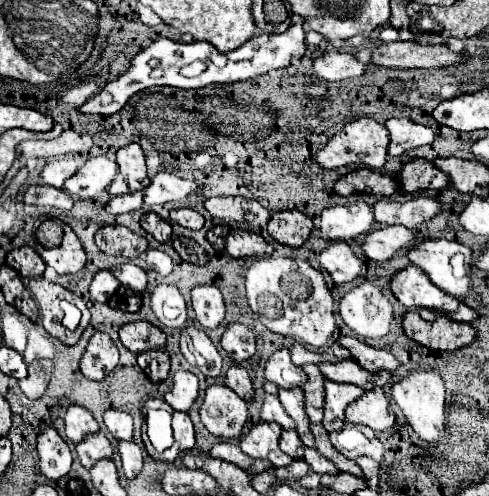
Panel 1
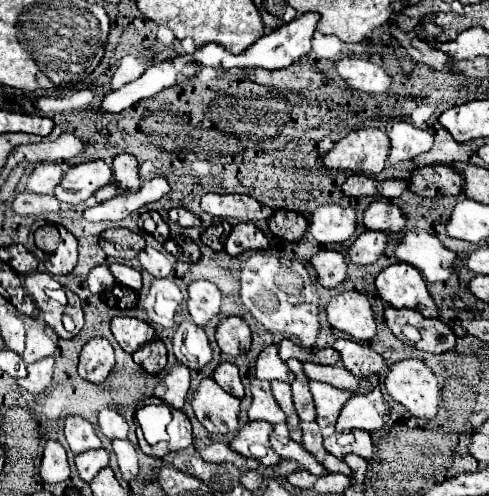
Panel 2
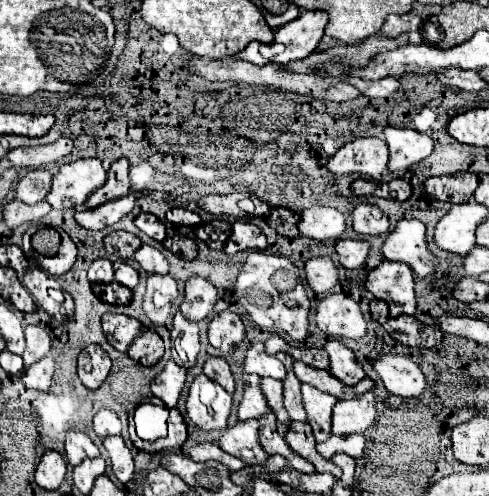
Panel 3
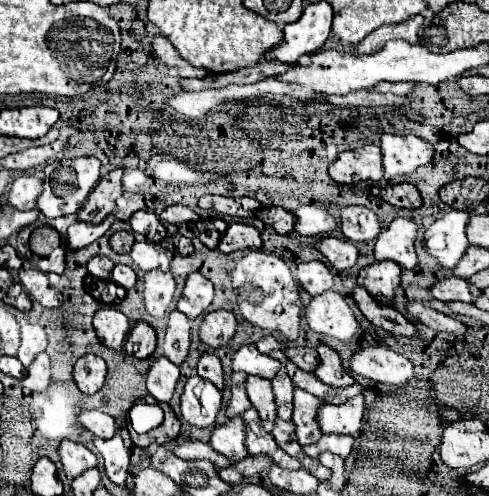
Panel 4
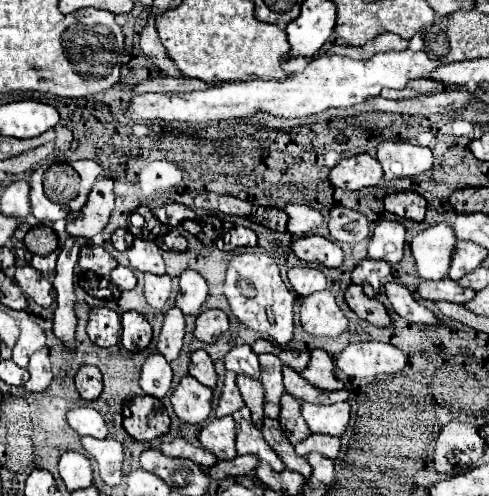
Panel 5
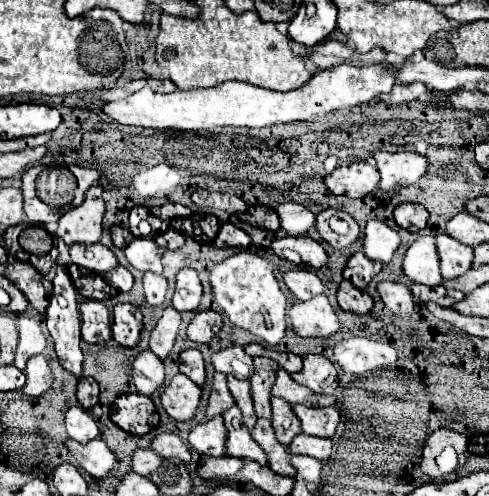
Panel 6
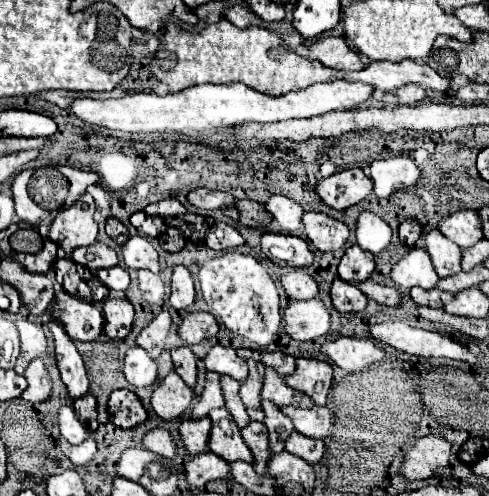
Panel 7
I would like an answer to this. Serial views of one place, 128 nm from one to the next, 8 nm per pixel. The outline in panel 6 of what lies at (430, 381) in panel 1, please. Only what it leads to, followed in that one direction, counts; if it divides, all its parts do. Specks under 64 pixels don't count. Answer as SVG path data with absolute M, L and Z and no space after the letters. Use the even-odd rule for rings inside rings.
M346 338L334 346L334 358L344 372L362 376L398 360L398 352L386 344L368 338Z

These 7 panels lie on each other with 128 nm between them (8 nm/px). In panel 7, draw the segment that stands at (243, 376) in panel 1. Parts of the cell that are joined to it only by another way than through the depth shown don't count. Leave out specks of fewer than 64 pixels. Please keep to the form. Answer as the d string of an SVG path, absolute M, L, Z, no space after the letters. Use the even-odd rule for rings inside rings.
M182 346L182 348L172 348L170 354L172 354L172 362L174 362L176 374L188 386L194 386L196 384L196 358L194 358L192 350L188 346Z

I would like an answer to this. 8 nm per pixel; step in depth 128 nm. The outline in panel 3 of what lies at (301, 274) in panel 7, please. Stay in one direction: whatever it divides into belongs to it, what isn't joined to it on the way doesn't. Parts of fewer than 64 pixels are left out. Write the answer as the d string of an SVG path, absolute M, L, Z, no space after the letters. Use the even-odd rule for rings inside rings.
M328 256L310 258L304 264L304 270L306 270L306 282L316 294L328 294L338 282L338 270Z

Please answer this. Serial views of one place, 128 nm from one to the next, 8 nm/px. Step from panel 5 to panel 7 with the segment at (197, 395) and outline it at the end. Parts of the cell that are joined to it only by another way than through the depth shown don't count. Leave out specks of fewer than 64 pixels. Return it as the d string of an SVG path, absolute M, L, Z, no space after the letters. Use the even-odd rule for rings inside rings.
M170 372L158 388L152 392L152 408L162 420L174 420L178 418L188 404L192 402L192 388L176 376L176 372Z

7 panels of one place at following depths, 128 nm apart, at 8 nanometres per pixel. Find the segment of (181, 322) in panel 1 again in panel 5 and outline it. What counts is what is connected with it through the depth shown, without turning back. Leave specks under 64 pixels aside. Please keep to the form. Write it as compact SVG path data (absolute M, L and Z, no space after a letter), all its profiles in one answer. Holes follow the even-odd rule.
M146 274L144 280L144 296L146 302L154 308L154 310L162 310L162 306L166 304L168 296L170 296L170 288L172 288L172 280L168 274L164 276L156 276L156 274Z

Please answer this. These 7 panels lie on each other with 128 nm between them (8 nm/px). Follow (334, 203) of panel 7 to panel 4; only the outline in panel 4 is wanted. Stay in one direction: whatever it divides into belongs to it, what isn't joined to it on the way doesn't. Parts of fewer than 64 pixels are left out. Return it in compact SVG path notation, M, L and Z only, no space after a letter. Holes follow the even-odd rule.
M368 144L358 150L342 152L338 160L330 164L328 174L338 184L358 184L364 180L380 182L384 174L384 168L380 164L380 148Z

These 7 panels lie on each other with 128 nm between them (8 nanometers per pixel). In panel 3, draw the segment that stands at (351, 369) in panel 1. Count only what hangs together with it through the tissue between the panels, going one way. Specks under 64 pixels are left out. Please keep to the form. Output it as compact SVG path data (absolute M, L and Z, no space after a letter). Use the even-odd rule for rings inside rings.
M294 362L294 374L296 374L296 378L300 382L310 384L310 386L322 390L322 392L328 392L328 394L332 394L332 396L336 396L340 400L346 400L346 398L354 398L356 396L354 388L350 388L346 384L340 384L340 380L332 378L330 372L326 372L326 370L308 368L308 366L300 364L300 362Z

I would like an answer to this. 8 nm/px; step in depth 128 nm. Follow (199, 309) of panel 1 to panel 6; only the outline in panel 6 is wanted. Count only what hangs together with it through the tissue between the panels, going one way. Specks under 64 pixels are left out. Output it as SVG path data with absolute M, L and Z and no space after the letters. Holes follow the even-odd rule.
M182 268L176 274L176 292L172 296L172 306L178 312L184 310L196 310L202 298L202 284L198 280L196 270L192 268Z

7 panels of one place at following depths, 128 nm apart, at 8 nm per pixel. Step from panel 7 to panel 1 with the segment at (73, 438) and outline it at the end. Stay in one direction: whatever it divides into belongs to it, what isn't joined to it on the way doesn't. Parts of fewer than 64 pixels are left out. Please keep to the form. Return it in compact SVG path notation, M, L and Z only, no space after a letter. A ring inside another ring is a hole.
M106 410L104 424L116 440L132 440L132 416L122 410Z

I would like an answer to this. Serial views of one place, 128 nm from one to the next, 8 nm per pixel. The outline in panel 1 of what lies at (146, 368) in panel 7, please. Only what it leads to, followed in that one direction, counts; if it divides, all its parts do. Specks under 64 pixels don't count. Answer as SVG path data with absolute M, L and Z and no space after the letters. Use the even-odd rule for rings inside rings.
M176 372L172 378L172 388L164 394L164 400L176 412L188 412L198 396L198 378L192 372Z

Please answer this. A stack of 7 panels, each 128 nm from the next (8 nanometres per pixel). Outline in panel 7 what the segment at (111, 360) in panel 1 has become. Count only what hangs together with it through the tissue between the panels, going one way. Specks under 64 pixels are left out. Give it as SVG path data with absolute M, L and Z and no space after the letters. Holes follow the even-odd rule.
M92 394L76 400L74 402L74 412L78 414L78 420L88 426L90 432L94 432L98 428L98 422L96 422L96 398Z

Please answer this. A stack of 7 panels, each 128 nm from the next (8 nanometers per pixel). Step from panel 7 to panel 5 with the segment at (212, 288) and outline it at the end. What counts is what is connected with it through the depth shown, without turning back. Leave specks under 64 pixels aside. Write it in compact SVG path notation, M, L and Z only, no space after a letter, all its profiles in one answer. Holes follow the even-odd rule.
M238 254L230 260L224 280L224 296L230 304L232 314L248 328L272 338L284 346L292 338L294 330L294 294L280 278L280 270L268 254Z

